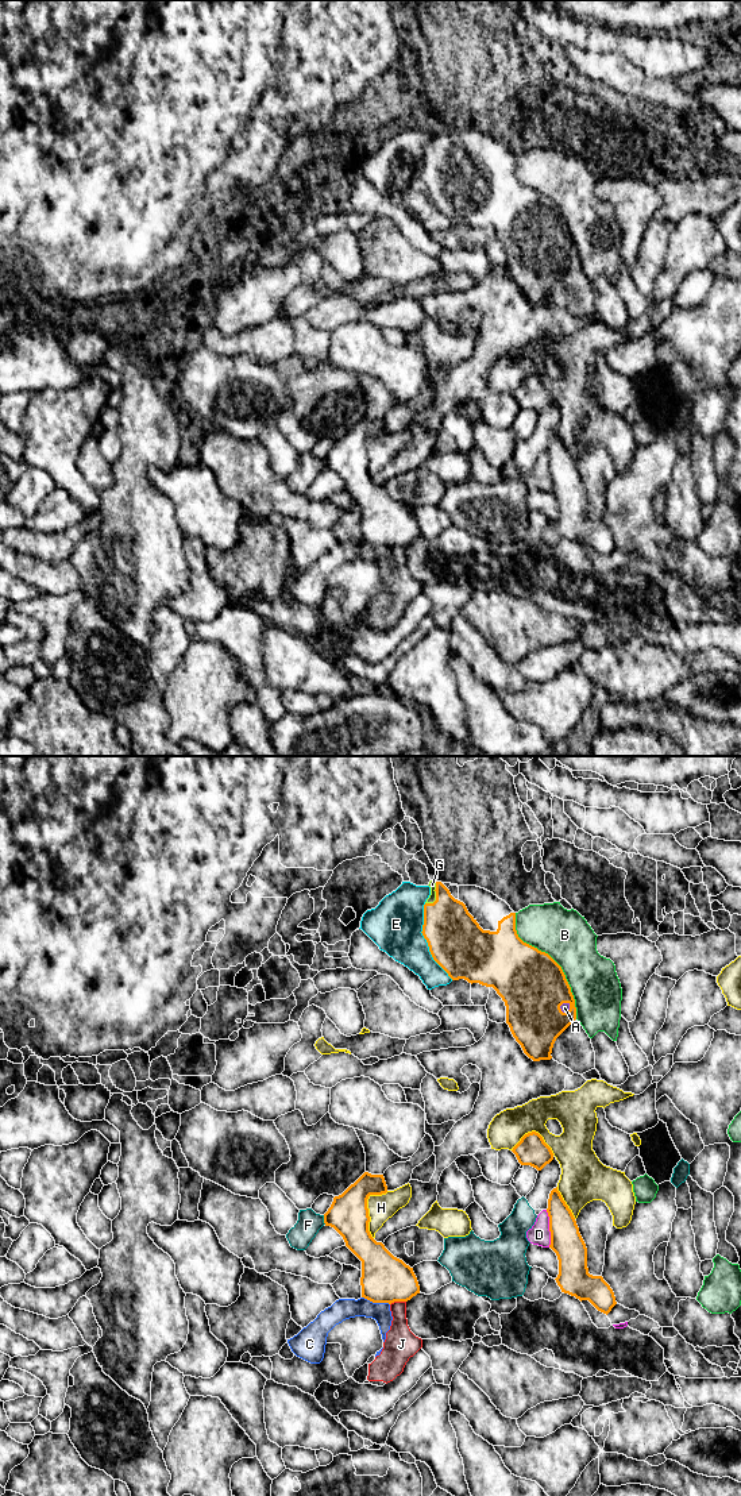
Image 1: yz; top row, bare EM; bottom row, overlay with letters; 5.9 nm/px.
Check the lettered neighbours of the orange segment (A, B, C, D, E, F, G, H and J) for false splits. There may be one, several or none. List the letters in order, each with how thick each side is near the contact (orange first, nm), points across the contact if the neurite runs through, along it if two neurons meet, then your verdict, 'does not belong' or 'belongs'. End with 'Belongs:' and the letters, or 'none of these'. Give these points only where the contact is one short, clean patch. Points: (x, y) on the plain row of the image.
A: 380/50 nm | across yz (533, 232), (556, 255), (570, 253), (564, 251) | belongs
B: 400/300 nm | does not belong
C: 280/130 nm | along yz (362, 540), (373, 546), (386, 546), (389, 548) | does not belong
D: 190/120 nm | does not belong
E: 340/320 nm | does not belong
F: 240/140 nm | does not belong
G: 320/50 nm | belongs
H: 240/160 nm | does not belong
J: 280/180 nm | along yz (405, 544), (394, 544), (390, 548) | does not belong
Belongs: A, G

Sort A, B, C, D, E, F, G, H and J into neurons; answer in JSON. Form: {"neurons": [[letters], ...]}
{"neurons": [["A", "G"], ["B"], ["C", "J"], ["D"], ["E"], ["F"], ["H"]]}

